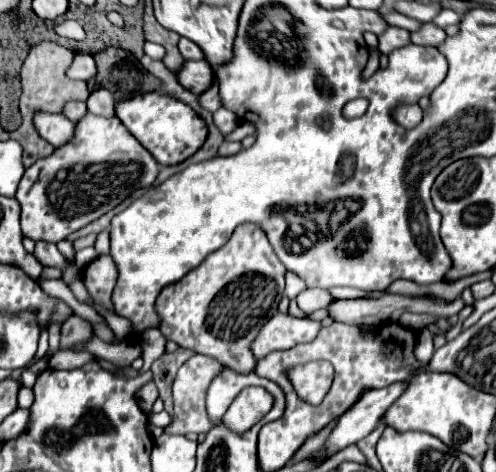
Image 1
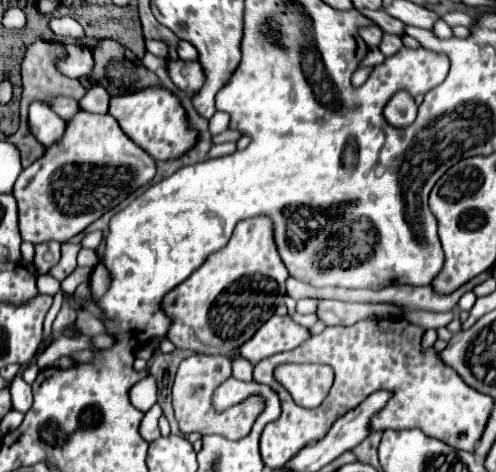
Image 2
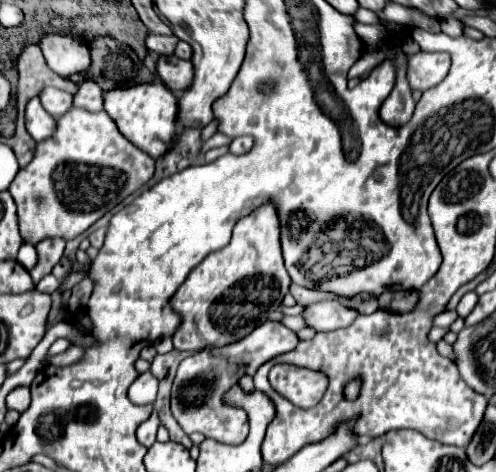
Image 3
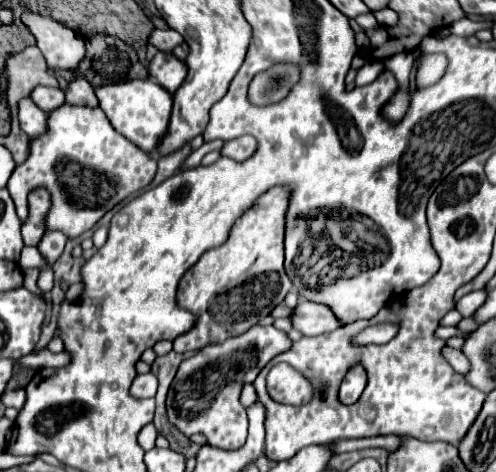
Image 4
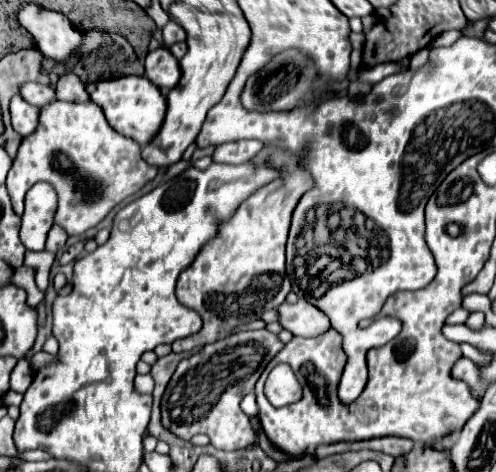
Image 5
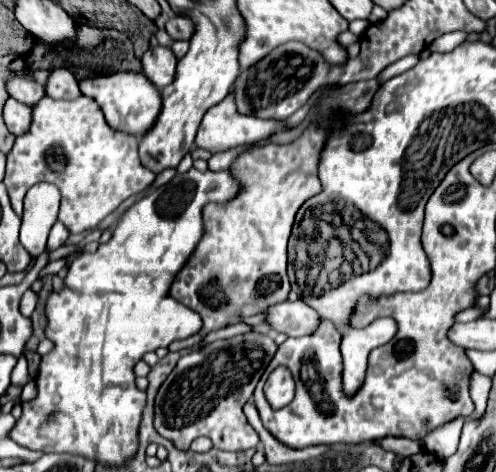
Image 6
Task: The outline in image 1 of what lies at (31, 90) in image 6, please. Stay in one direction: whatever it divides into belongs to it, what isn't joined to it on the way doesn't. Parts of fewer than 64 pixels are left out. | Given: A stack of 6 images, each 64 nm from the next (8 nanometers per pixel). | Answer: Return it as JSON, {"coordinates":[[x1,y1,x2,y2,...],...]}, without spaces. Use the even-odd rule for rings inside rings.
{"coordinates":[[68,102,64,106,64,116,68,116,72,122,80,122,86,114,88,114,88,108,86,108,86,102]]}

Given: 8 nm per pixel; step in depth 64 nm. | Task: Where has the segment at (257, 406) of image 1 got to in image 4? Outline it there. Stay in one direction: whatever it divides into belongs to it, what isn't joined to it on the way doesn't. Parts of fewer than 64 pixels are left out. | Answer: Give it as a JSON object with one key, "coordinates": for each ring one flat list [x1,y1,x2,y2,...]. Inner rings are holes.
{"coordinates":[[270,324,250,328,244,336,236,336,224,344,210,344,208,348,202,348,178,368,166,400,170,422,186,436,202,432,208,438,208,444,228,450,240,448,248,436,246,410,238,400,240,388,244,382,254,380,274,356,286,352,290,346,292,340,288,334]]}

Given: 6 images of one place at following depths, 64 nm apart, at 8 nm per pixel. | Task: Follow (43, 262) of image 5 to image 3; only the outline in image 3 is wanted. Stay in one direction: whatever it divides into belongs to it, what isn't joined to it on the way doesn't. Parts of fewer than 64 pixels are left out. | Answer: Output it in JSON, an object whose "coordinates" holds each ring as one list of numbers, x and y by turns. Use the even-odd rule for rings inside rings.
{"coordinates":[[22,244,20,252,18,252,18,262,26,268,32,270,36,264,36,248,32,244],[48,274,43,277,36,285,36,290,39,292,46,292,46,294,52,294,56,292,60,286,60,282,52,274]]}

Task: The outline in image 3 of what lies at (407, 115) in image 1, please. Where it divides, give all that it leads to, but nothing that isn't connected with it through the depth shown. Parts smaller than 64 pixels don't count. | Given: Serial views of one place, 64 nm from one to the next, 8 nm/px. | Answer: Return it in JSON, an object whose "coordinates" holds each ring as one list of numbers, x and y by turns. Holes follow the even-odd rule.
{"coordinates":[[398,52,394,54,394,58,398,58,398,80,396,80,396,88,392,90,392,94,386,98,386,102,380,108,380,118,390,126,404,126,412,118,416,102,412,98,410,86,406,82,406,72,402,68,404,54]]}

